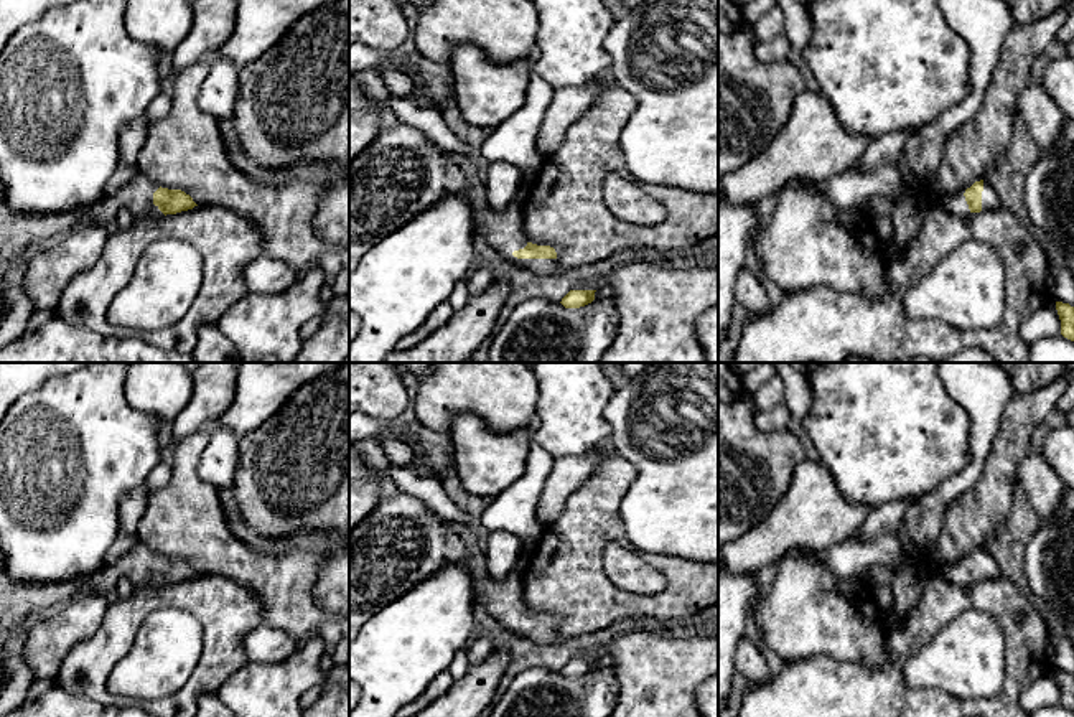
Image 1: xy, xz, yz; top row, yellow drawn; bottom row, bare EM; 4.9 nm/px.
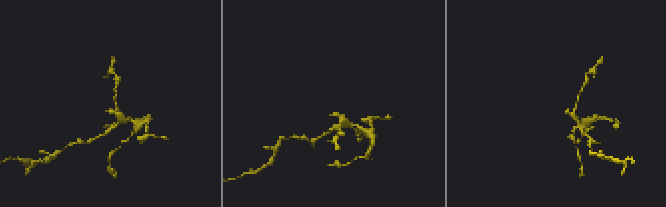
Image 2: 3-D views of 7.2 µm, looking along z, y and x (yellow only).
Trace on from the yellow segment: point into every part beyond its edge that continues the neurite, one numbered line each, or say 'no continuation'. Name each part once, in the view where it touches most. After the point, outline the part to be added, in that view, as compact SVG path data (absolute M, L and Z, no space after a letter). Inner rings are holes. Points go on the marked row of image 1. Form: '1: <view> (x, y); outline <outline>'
1: xz (504, 231); outline M512 201L506 209L496 211L484 206L476 211L478 231L486 234L488 244L494 247L501 259L514 262L522 274L562 275L567 272L557 259L517 259L514 251L524 249L529 237L524 231L524 204Z

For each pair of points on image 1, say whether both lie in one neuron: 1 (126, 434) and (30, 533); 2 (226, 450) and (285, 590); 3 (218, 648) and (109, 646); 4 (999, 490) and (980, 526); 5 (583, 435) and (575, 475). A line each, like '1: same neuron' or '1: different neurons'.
1: same neuron
2: different neurons
3: same neuron
4: same neuron
5: different neurons

